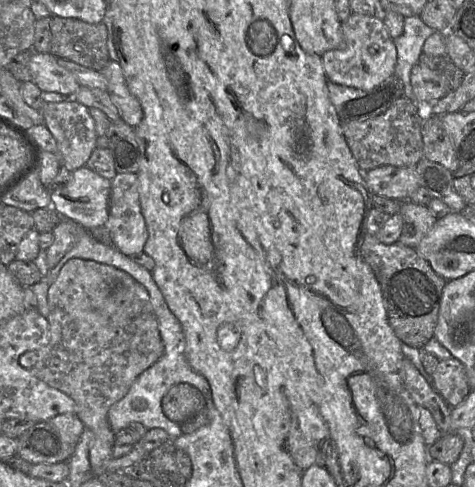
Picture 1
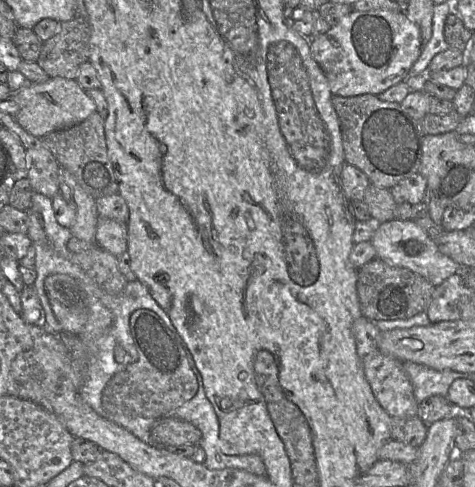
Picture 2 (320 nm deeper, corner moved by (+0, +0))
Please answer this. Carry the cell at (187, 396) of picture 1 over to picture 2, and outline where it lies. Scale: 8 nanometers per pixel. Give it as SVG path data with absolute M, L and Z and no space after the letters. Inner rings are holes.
M169 417L161 418L154 424L151 428L151 438L157 443L154 446L198 446L202 432L190 422Z

